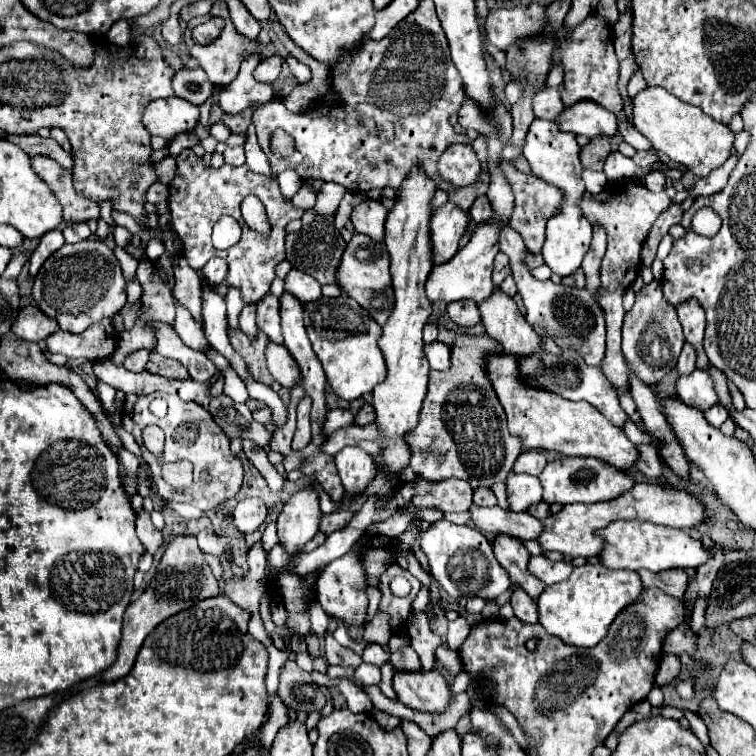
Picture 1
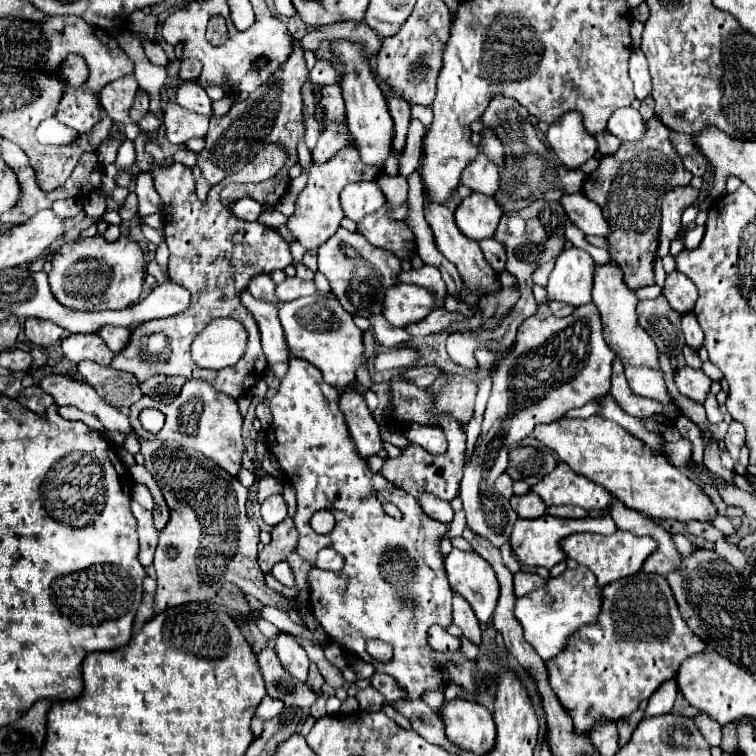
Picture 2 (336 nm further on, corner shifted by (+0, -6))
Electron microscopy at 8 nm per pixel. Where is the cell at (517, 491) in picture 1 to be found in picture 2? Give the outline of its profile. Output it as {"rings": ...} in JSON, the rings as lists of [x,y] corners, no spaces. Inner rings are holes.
{"rings":[[[533,490],[523,496],[513,496],[511,506],[519,514],[519,518],[541,518],[547,508],[545,502],[541,502],[541,498]]]}

